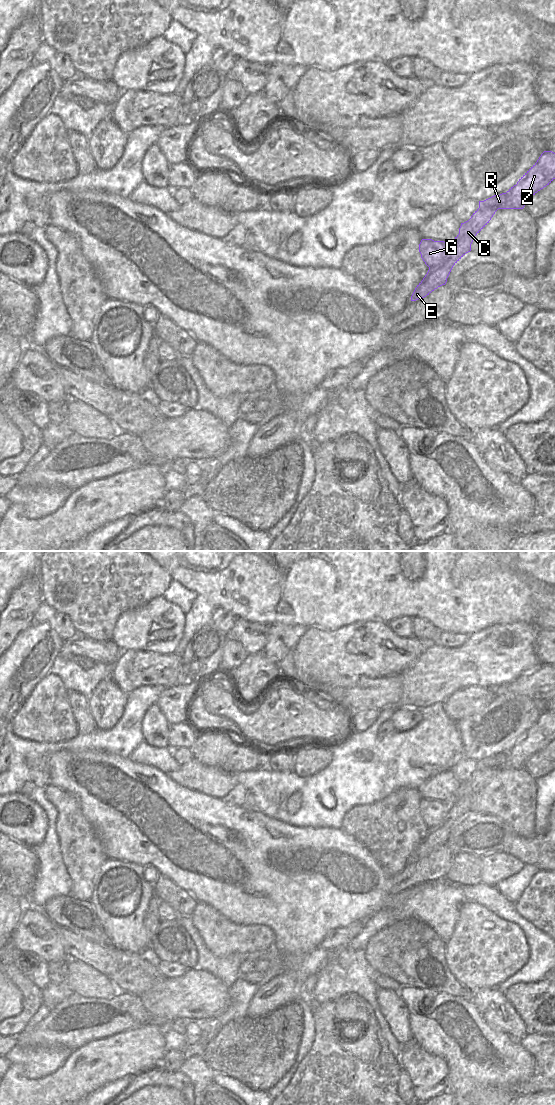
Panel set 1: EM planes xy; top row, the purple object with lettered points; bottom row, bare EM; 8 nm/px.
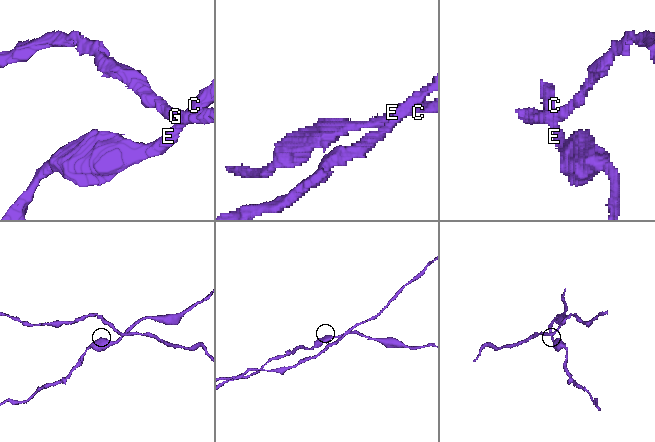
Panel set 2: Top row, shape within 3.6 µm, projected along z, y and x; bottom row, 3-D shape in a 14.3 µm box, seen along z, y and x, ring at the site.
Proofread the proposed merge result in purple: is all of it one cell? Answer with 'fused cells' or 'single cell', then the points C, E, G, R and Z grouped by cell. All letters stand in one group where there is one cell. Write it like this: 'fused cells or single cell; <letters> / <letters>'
fused cells; C E R Z / G

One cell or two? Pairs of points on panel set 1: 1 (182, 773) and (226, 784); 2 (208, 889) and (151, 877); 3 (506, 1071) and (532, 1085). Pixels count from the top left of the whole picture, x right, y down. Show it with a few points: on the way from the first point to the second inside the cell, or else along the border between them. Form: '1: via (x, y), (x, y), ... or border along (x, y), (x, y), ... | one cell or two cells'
1: via (193, 775), (215, 782) | one cell
2: border along (143, 866), (151, 865), (159, 874) | two cells
3: border along (534, 1059), (532, 1075), (513, 1088), (514, 1094) | two cells

